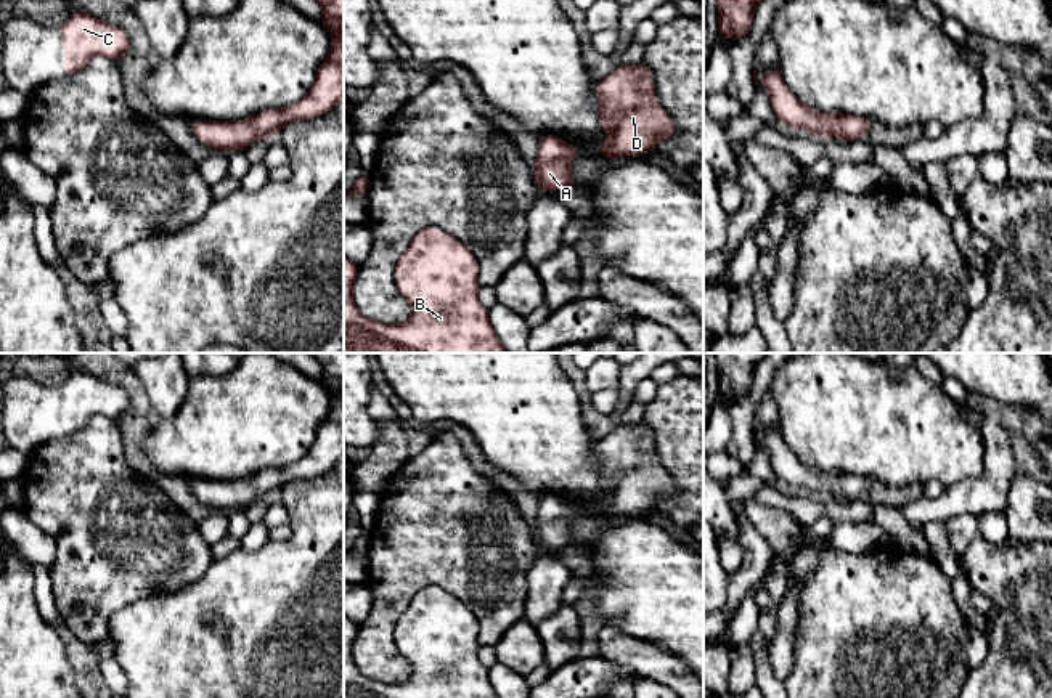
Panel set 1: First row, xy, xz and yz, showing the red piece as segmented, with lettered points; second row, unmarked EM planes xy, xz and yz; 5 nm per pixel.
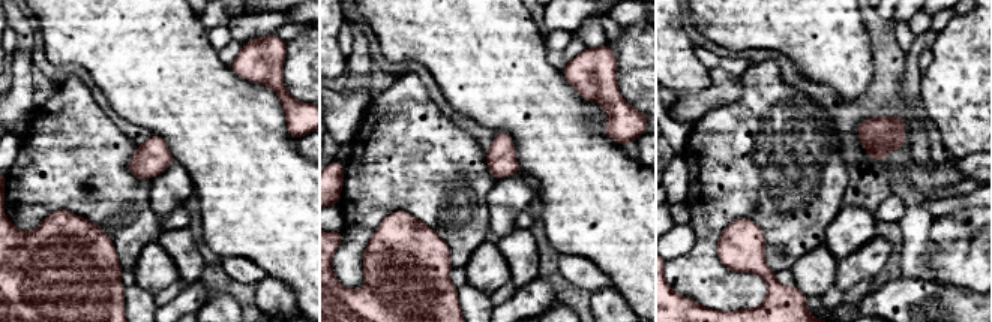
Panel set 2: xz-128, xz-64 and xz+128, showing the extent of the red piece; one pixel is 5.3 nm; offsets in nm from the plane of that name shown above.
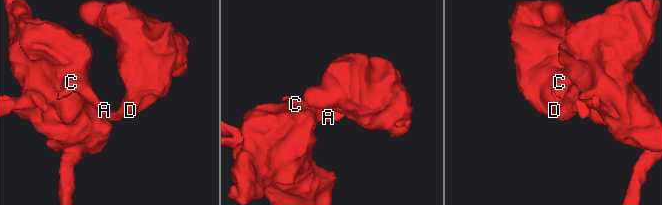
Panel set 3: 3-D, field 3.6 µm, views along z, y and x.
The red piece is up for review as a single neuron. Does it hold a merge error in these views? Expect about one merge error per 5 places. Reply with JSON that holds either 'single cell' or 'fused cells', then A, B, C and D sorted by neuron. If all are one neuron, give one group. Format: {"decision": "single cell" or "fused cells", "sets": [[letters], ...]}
{"decision": "single cell", "sets": [["A", "B", "C", "D"]]}

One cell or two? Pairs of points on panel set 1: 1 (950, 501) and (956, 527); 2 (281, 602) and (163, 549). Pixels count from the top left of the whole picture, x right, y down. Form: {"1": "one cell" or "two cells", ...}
{"1": "two cells", "2": "two cells"}

